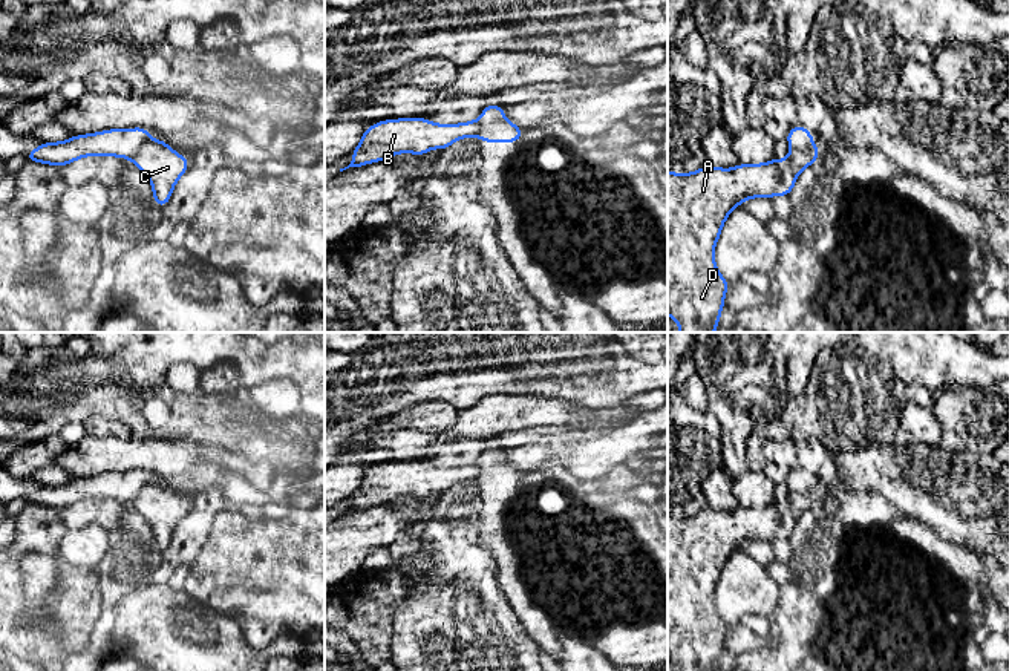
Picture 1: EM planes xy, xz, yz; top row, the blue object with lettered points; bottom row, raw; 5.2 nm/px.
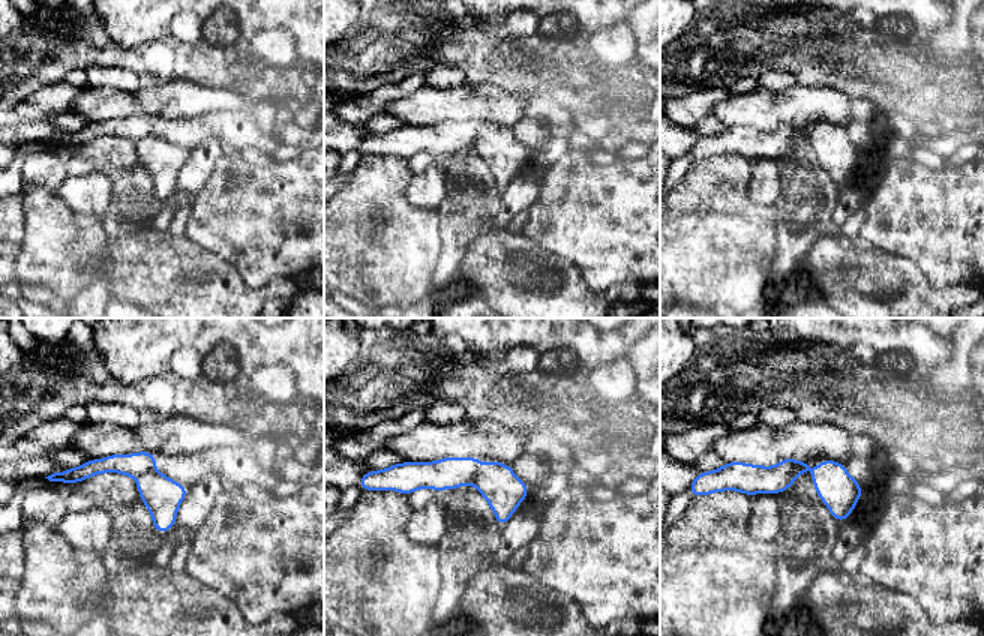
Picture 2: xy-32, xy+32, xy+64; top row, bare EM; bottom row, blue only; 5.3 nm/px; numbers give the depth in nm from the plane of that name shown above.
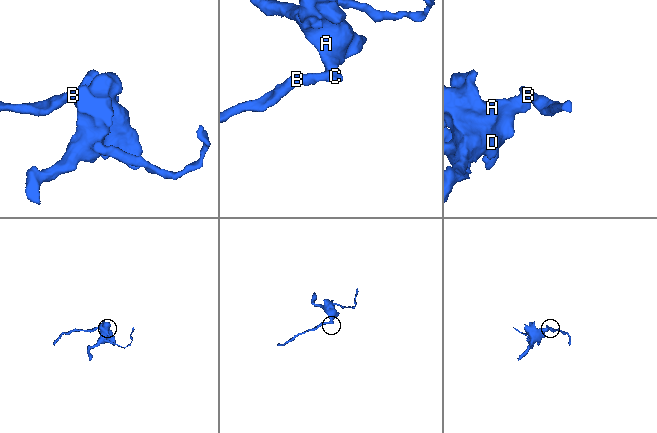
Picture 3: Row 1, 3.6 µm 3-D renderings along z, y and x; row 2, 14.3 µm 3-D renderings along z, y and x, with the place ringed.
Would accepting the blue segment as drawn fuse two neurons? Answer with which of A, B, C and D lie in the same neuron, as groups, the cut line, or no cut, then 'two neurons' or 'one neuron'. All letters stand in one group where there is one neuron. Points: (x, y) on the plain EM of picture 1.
A C D / B | xy (149, 483), (130, 501) | two neurons

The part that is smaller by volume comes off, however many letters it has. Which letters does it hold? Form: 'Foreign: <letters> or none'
Foreign: B

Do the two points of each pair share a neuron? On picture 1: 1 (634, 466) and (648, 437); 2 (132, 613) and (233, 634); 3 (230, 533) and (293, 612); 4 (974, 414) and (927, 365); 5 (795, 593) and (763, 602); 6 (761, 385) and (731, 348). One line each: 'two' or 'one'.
1: two
2: one
3: one
4: two
5: two
6: one

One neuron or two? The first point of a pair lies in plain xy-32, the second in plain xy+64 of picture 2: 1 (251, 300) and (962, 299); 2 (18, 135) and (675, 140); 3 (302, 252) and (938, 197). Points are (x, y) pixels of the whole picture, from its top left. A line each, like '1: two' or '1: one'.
1: one
2: one
3: one

